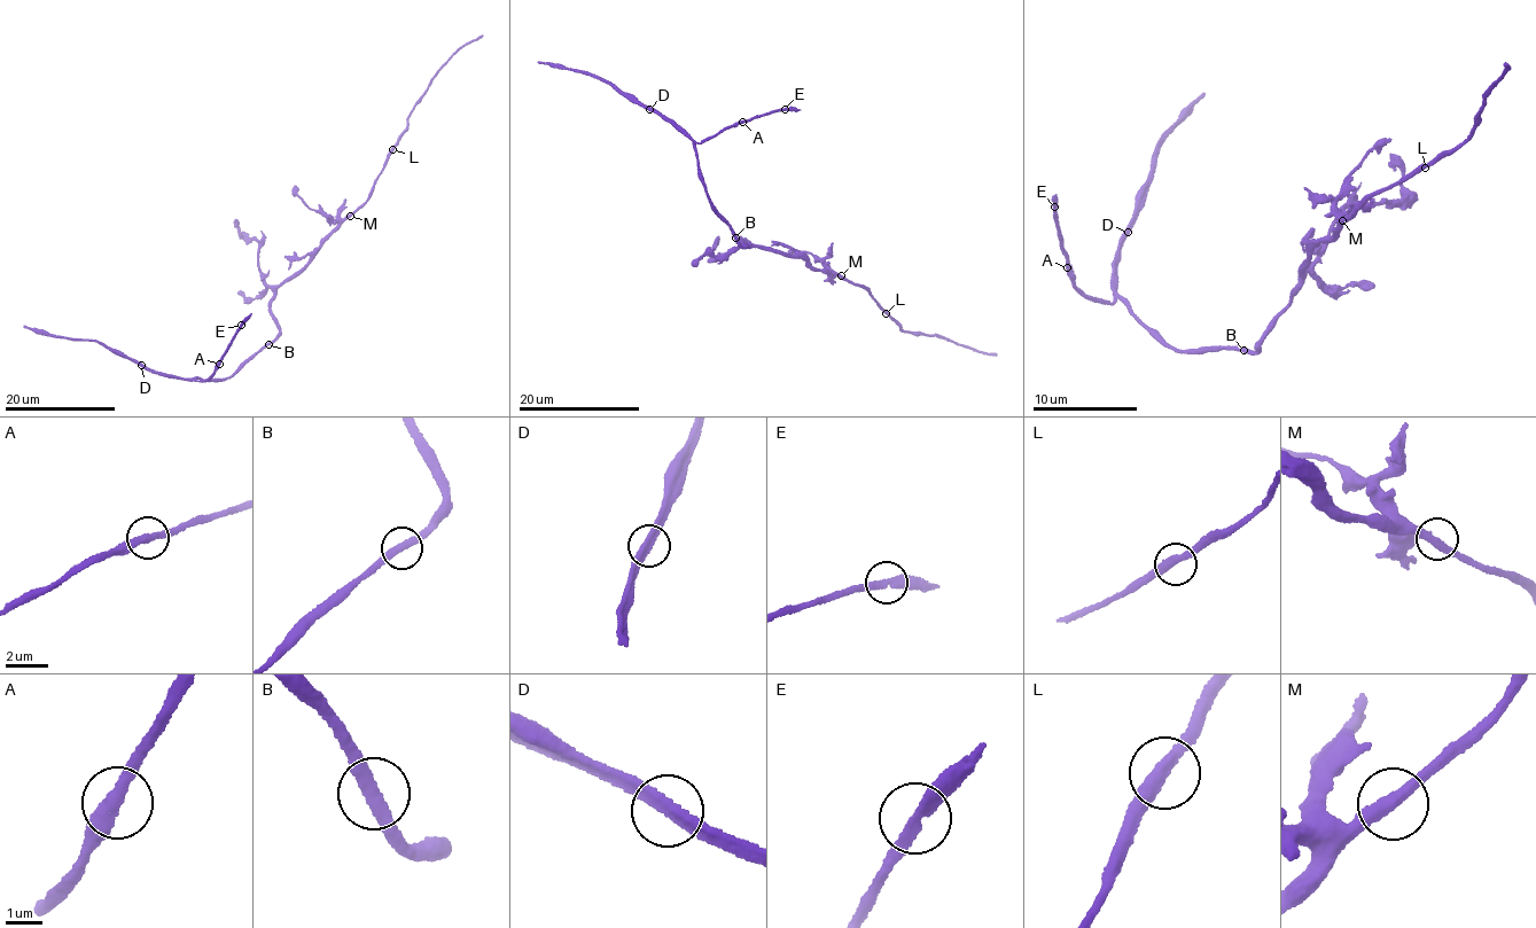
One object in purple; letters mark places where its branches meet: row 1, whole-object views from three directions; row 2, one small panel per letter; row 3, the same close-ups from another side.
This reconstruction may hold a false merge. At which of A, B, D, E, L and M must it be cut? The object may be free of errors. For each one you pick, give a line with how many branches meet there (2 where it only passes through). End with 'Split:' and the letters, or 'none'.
D: Branches: 2
Split: D

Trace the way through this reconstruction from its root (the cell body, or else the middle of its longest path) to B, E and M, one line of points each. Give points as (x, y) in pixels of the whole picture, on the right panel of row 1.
B: (1296, 294), (1271, 332), (1257, 343), (1257, 350), (1244, 350)
E: (1296, 294), (1253, 352), (1179, 351), (1153, 337), (1120, 298), (1104, 303), (1077, 288), (1055, 205)
M: (1296, 294), (1299, 266), (1310, 259), (1310, 250), (1334, 233), (1333, 228), (1342, 220)

